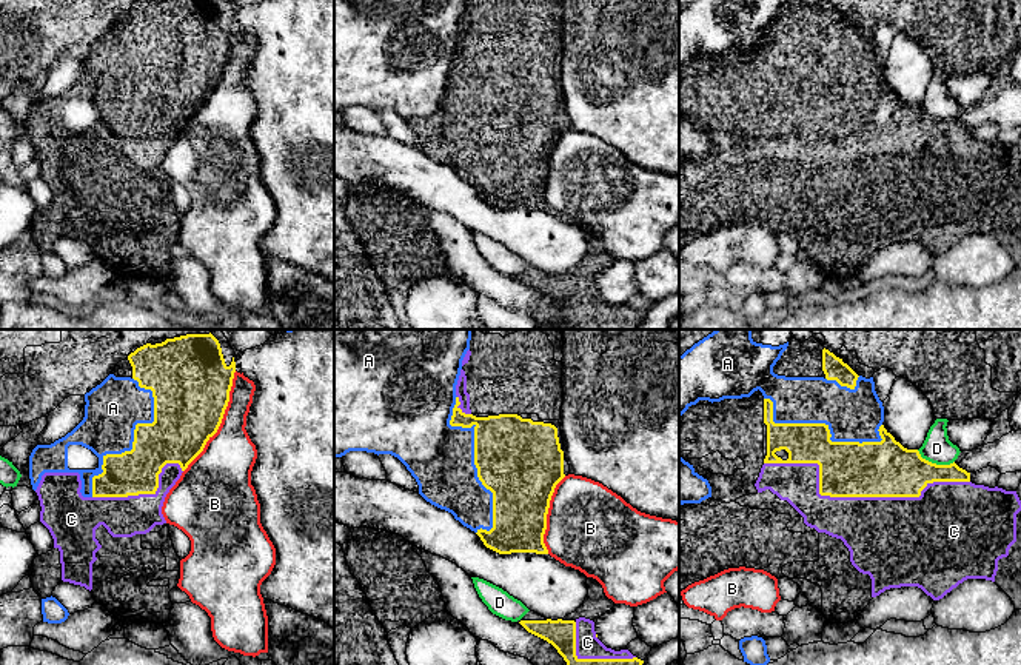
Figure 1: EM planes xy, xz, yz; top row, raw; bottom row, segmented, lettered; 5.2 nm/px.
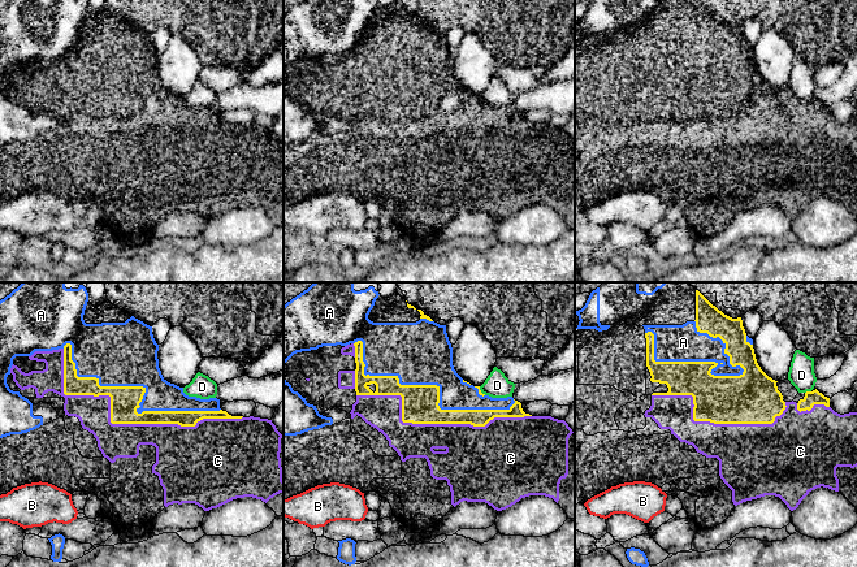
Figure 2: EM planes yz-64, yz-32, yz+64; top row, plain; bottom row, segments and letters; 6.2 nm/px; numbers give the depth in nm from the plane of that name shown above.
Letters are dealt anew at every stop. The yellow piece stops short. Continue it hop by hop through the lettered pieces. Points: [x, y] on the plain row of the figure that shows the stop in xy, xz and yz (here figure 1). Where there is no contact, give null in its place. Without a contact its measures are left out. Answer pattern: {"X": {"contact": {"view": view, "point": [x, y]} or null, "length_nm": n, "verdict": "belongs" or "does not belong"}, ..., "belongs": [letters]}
{"A": {"contact": {"view": "xz", "point": [475, 110]}, "length_nm": 750, "verdict": "does not belong"}, "B": {"contact": {"view": "xy", "point": [220, 77]}, "length_nm": 600, "verdict": "does not belong"}, "C": {"contact": {"view": "yz", "point": [855, 151]}, "length_nm": 1100, "verdict": "belongs"}, "D": {"contact": {"view": "yz", "point": [935, 119]}, "length_nm": 220, "verdict": "does not belong"}, "belongs": ["C"]}

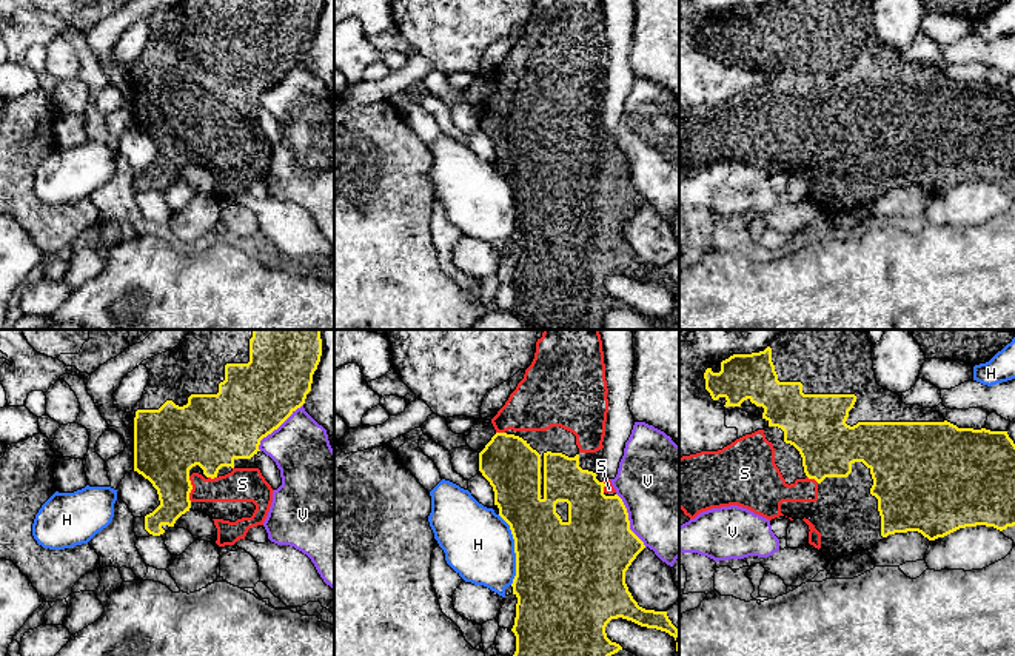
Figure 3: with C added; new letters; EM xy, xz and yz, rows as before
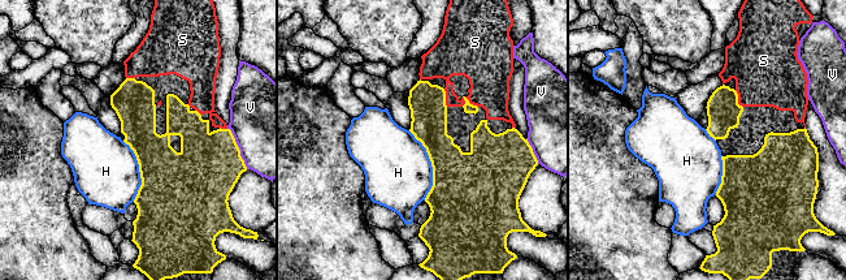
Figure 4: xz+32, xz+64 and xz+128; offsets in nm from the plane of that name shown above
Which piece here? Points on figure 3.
{"H": {"contact": {"view": "xz", "point": [515, 205]}, "length_nm": 380, "verdict": "does not belong"}, "S": {"contact": {"view": "xy", "point": [191, 143]}, "length_nm": 140, "verdict": "does not belong"}, "V": {"contact": {"view": "xy", "point": [276, 83]}, "length_nm": 340, "verdict": "does not belong"}, "belongs": []}

